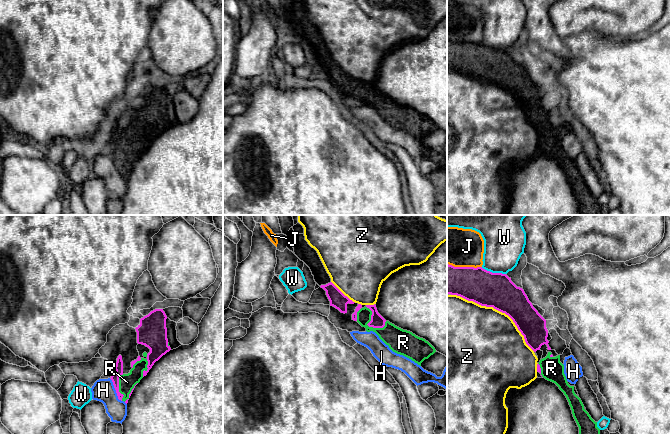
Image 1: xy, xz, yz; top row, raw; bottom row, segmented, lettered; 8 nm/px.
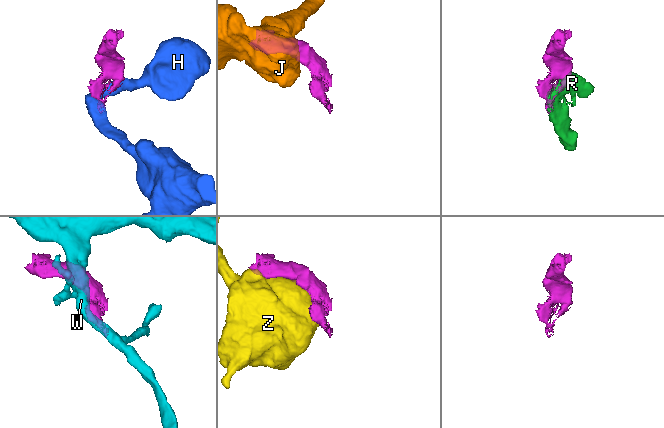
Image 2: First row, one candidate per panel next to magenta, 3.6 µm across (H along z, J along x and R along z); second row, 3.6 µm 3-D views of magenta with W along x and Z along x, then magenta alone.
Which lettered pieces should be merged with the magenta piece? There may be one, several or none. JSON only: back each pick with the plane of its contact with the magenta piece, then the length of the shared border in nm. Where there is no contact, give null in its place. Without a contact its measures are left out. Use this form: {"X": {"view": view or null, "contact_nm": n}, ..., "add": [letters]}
{"R": {"view": "xz", "contact_nm": 220}, "add": ["R"]}

